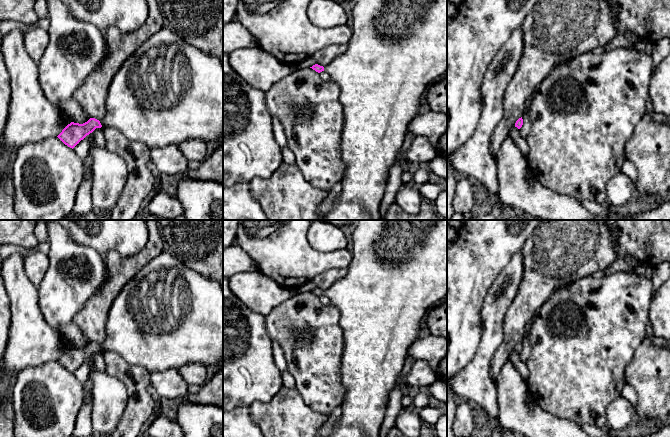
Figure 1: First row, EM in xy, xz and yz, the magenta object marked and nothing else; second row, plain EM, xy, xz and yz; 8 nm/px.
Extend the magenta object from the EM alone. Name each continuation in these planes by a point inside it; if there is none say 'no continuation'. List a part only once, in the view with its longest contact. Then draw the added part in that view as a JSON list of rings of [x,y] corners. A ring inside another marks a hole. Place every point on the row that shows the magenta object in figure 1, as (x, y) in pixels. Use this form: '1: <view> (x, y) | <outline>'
1: xy (167, 91) | [[[164,25],[117,71],[109,87],[106,115],[100,123],[117,129],[130,141],[145,144],[150,149],[178,146],[191,139],[214,142],[223,136],[223,64],[217,57],[186,43]]]

